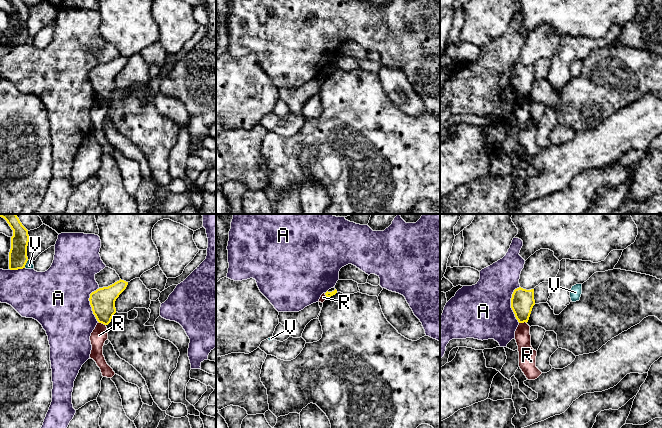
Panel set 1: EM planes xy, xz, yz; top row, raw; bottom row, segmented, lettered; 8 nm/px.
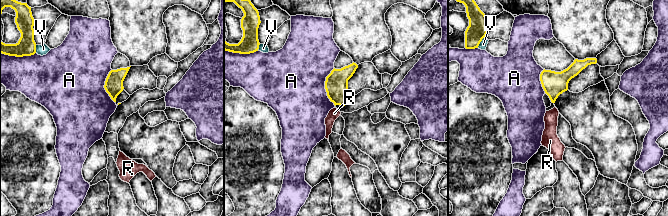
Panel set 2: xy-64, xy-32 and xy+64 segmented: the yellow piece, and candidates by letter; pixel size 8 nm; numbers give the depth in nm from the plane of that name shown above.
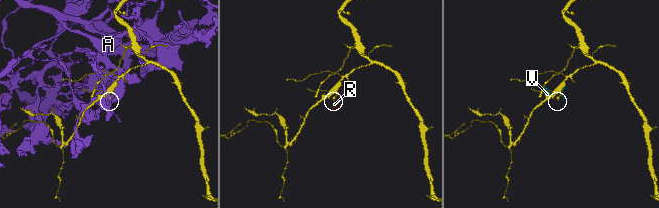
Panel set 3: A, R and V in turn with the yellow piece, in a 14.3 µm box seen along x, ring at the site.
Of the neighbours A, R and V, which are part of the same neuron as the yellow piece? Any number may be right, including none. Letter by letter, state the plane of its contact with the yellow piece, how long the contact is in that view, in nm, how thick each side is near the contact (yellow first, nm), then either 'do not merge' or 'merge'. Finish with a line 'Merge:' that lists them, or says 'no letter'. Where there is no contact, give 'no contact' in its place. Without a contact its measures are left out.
A: contact in yz; length 300 nm; calibres 190 and 460 nm; do not merge
R: contact in xy; length 70 nm; calibres 200 and 130 nm; do not merge
V: contact in xy; length 70 nm; calibres 150 and 60 nm; do not merge
Merge: no letter

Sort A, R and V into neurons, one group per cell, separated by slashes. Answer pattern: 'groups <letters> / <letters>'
groups A / R V

